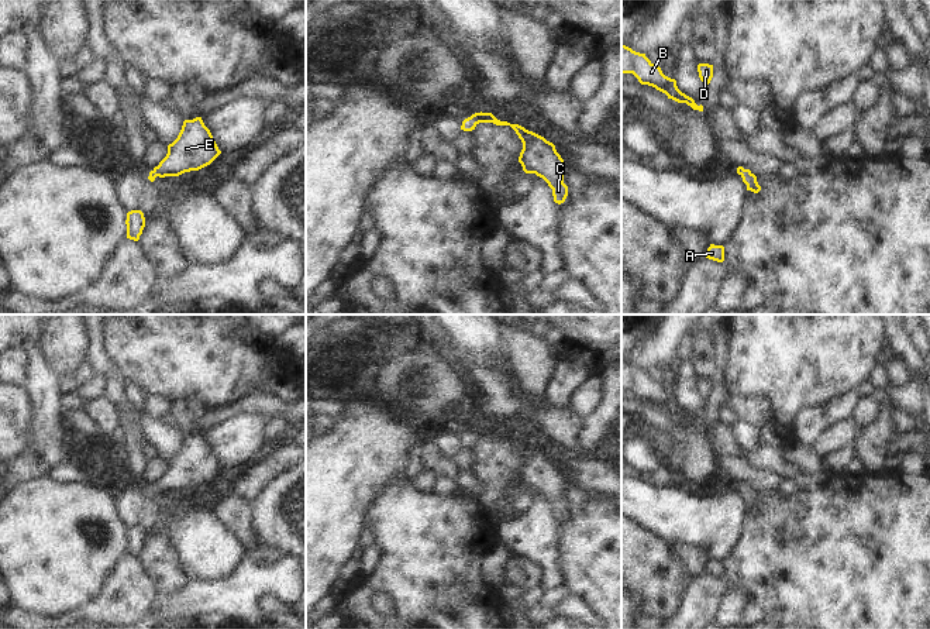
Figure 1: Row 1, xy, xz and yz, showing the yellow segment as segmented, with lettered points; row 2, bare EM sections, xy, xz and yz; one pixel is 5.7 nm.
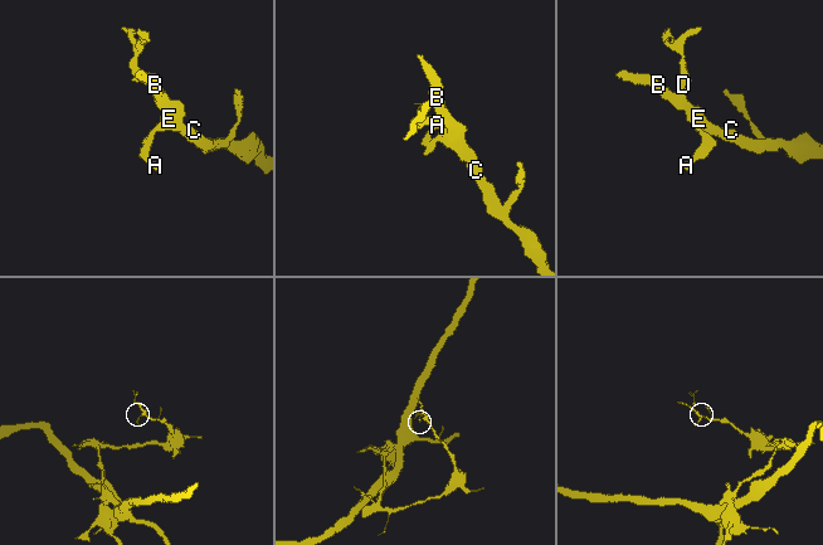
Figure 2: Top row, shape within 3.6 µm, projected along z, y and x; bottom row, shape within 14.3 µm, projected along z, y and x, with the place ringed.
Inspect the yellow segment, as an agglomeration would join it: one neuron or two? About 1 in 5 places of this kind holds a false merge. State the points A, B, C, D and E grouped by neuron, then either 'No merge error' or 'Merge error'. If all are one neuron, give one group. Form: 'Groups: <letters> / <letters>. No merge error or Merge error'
Groups: A B C D E. No merge error.

